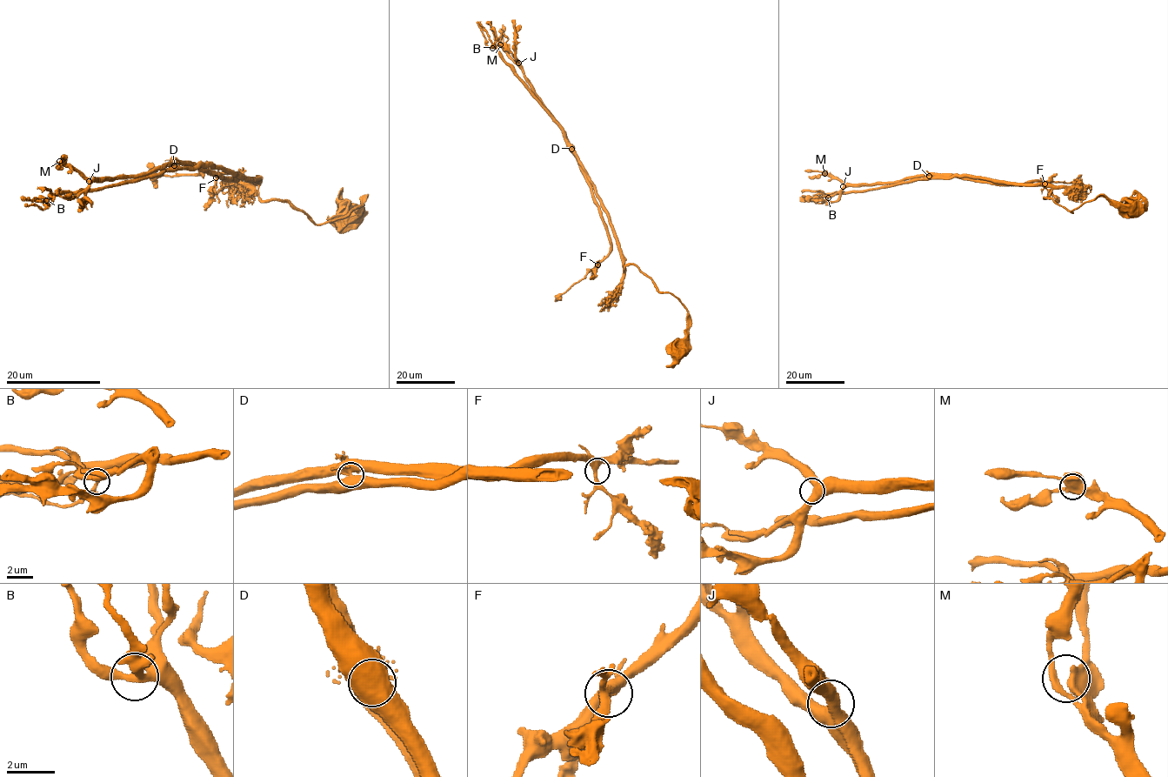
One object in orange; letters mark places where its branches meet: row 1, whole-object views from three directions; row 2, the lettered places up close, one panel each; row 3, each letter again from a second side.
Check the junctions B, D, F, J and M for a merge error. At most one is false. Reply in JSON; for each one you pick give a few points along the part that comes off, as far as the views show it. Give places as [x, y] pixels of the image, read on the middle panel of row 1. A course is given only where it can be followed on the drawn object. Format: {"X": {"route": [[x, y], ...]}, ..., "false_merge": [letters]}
{"D": {"route": [[571, 148], [598, 208], [610, 251], [555, 301]]}, "false_merge": ["D"]}

